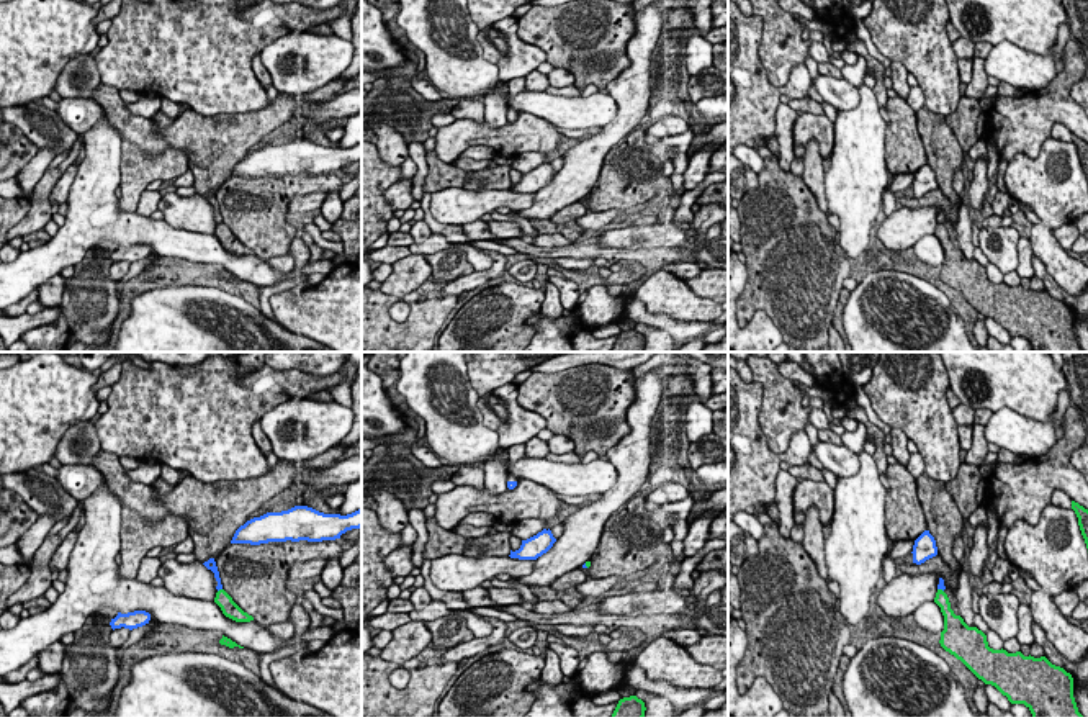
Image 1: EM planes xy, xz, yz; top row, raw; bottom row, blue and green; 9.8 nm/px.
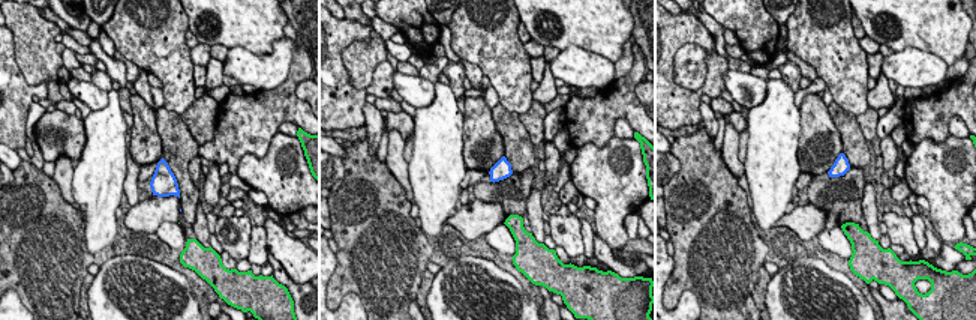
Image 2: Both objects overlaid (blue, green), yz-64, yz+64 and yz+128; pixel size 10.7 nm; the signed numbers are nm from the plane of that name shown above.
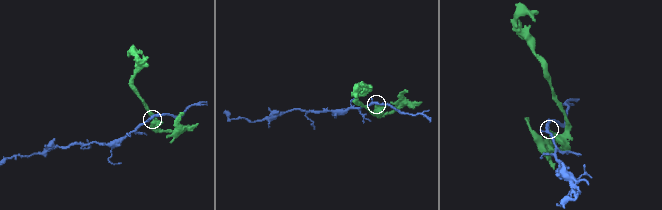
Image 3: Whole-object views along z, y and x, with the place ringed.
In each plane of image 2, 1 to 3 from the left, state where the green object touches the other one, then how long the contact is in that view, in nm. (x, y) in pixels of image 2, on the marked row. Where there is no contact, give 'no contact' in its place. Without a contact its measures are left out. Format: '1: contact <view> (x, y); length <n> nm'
1: no contact
2: no contact
3: no contact

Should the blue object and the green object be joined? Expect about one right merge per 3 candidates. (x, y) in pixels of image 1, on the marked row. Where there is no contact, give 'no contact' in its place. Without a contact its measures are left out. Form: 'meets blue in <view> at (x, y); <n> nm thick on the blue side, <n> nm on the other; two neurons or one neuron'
meets blue in xy at (220, 588); 100 nm thick on the blue side, 160 nm on the other; two neurons

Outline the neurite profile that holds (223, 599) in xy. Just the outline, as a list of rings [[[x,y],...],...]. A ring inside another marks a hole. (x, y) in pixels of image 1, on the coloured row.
[[[219,589],[216,593],[214,602],[221,607],[223,614],[236,622],[250,622],[254,620],[252,616],[244,612],[234,601],[232,598],[224,591]]]

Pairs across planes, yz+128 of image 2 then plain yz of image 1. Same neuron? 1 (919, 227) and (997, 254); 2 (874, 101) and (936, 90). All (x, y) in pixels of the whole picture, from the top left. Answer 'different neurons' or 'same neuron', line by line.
1: different neurons
2: different neurons

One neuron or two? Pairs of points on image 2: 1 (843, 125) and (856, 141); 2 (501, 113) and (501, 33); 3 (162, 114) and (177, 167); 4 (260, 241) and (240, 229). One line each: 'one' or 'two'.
1: one
2: two
3: one
4: two

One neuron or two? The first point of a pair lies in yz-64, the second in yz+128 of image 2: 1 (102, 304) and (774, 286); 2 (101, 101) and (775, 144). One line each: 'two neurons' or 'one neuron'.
1: one neuron
2: two neurons

